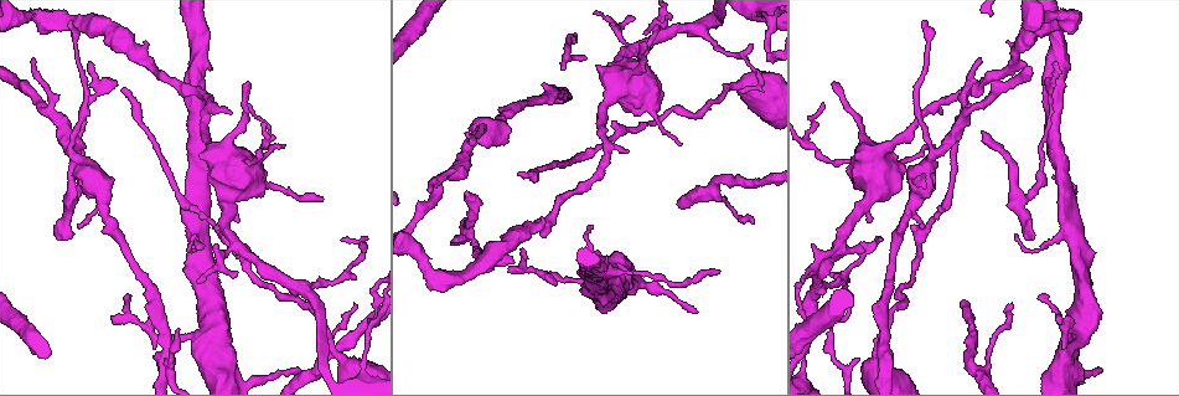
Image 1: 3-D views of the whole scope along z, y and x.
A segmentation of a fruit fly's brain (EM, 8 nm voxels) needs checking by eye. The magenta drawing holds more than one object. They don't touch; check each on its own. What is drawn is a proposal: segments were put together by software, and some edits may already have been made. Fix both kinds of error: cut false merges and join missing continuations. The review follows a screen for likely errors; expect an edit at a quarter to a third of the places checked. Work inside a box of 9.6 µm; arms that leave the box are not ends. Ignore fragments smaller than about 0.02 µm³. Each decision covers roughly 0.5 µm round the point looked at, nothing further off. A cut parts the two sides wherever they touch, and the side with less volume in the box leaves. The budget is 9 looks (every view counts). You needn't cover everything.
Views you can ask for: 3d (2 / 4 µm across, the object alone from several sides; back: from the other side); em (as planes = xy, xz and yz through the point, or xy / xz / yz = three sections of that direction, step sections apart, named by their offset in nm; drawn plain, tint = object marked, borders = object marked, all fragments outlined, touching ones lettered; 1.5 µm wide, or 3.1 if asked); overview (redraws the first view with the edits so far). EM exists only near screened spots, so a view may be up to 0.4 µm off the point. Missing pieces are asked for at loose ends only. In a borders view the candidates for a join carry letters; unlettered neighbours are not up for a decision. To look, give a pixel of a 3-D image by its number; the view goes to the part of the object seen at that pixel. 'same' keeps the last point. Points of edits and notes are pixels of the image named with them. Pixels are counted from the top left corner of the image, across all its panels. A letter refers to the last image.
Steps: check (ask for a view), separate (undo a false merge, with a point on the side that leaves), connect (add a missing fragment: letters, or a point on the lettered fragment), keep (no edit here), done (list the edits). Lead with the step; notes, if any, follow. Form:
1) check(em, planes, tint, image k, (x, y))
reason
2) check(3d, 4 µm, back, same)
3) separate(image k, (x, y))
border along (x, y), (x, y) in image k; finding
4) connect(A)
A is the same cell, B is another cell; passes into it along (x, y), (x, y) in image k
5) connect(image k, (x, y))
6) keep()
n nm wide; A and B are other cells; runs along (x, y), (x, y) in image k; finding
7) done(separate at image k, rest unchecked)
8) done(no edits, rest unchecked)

check(em, yz, step 8, borders, image 1, (1031, 238))
an open end

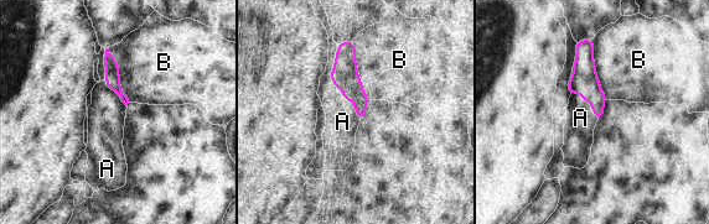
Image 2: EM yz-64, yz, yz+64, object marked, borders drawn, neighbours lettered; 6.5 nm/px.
connect(A)
A is the same cell, B is another cell; passes into it along (345, 74), (348, 99), (342, 121) in image 2; the neuron continues

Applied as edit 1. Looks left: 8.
check(3d, 2 µm, image 1, (53, 116))
thick turns thin

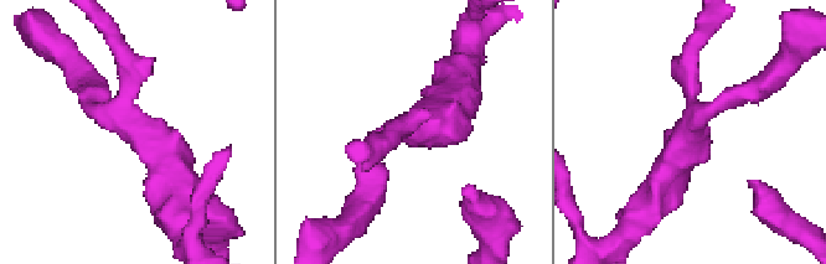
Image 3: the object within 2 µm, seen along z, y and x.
check(em, planes, tint, image 3, (693, 125))

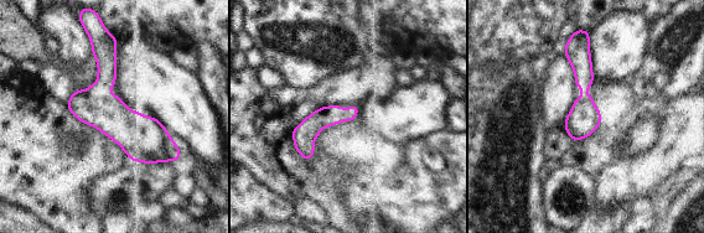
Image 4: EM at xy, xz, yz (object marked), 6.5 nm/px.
check(em, planes, borders, same)

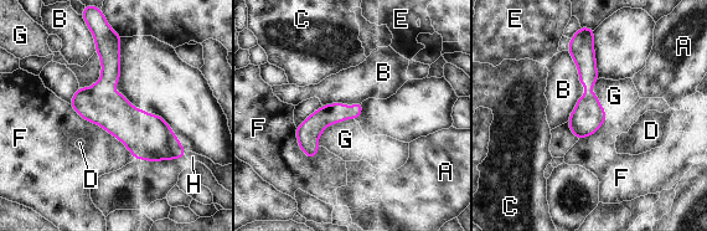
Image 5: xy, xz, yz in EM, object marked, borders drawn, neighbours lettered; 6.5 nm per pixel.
keep()
A, B, C, D, E, F, G and H are other cells; border along (96, 51), (101, 78), (80, 88) in image 5; continuous, no second neuron

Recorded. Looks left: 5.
check(3d, 2 µm, image 1, (321, 198))
tapers out

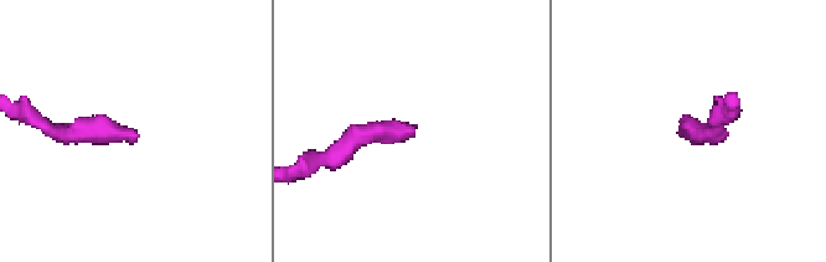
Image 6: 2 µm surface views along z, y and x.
check(em, planes, plain, image 6, (412, 127))
shape alone is not enough

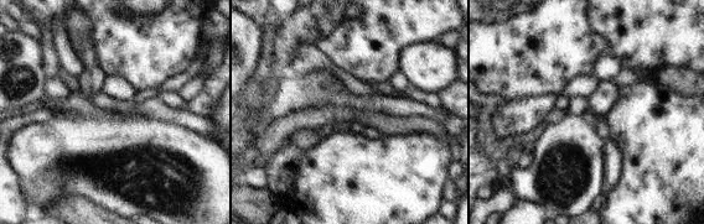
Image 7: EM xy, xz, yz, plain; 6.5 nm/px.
check(em, planes, borders, same)
what lies round it

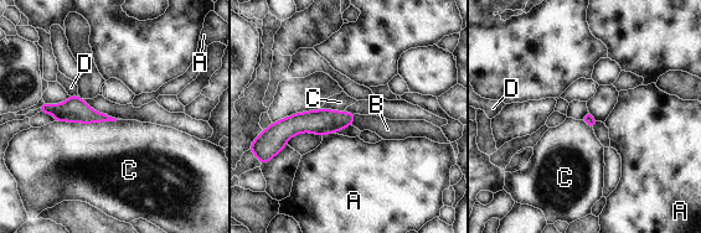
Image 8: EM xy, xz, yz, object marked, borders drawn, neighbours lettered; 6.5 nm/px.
connect(B)
B is the same cell, A, C and D are other cells; passes into it along (323, 122), (352, 119), (387, 129) in image 8; the neuron continues

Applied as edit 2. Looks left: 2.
check(3d, 2 µm, image 1, (938, 113))
tapers out

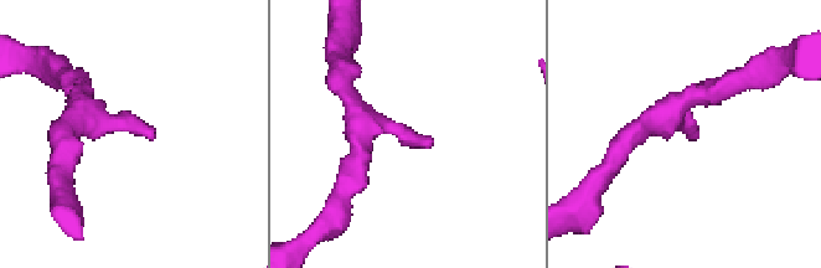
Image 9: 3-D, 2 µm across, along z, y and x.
check(em, planes, borders, image 9, (430, 139))
shape alone is not enough

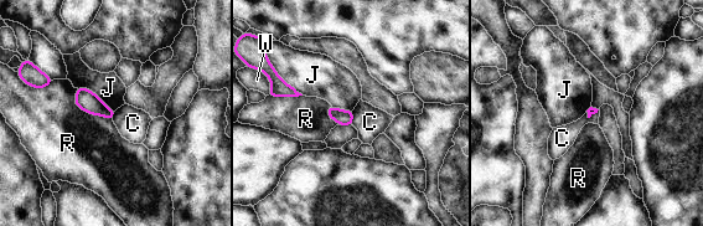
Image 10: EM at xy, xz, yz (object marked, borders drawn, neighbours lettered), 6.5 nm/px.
keep()
C, J, R and W are other cells; border along (351, 111), (352, 123) in image 10; none of them fits

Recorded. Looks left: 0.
done(connect at image 2, connect at image 8, rest unchecked)

